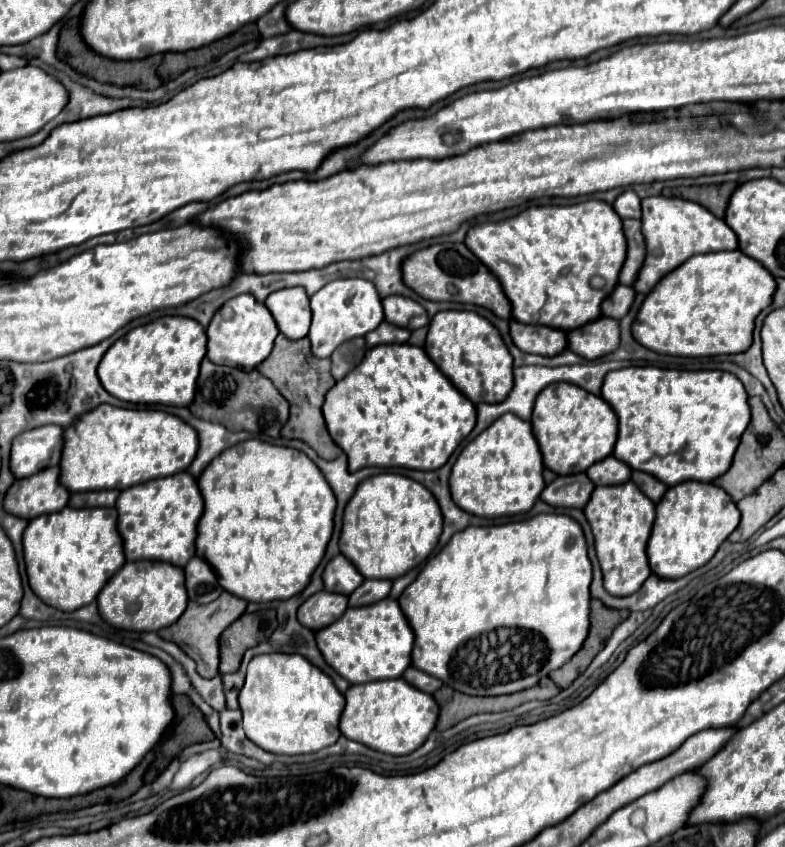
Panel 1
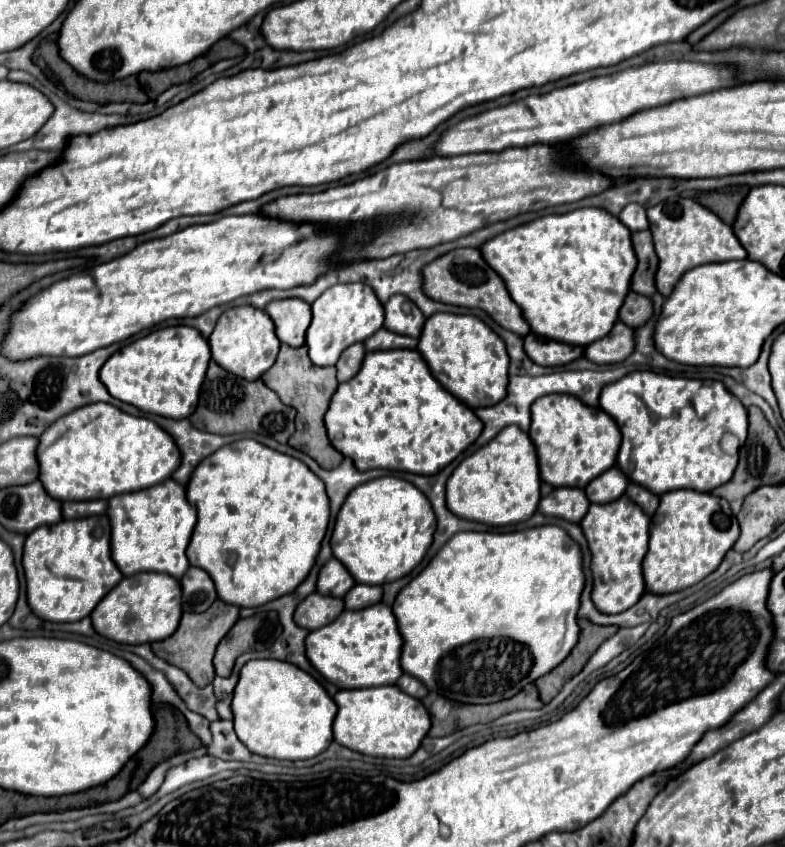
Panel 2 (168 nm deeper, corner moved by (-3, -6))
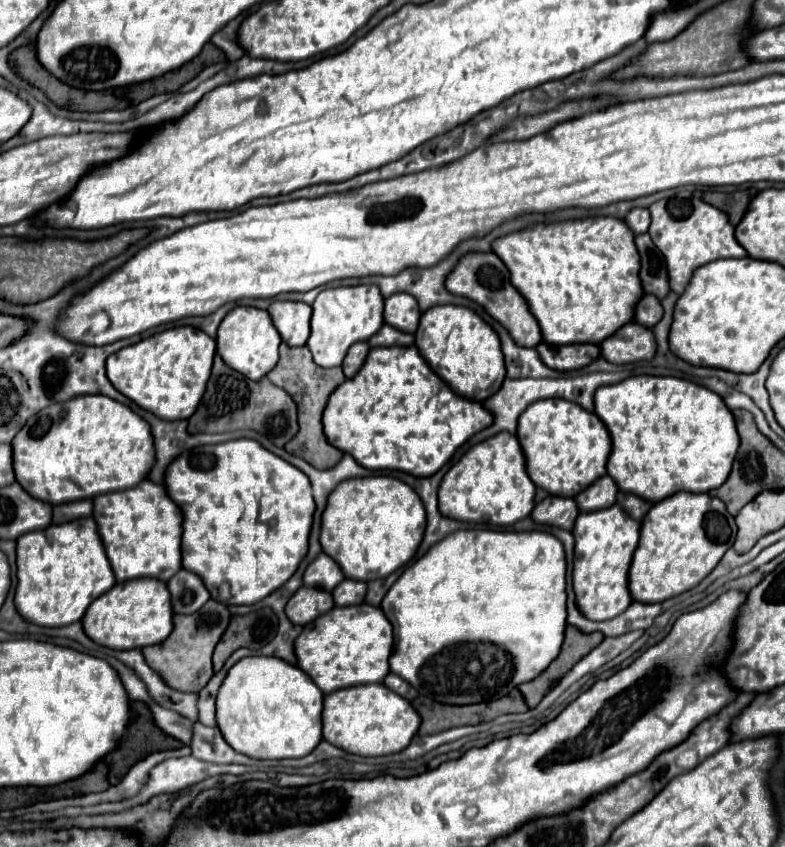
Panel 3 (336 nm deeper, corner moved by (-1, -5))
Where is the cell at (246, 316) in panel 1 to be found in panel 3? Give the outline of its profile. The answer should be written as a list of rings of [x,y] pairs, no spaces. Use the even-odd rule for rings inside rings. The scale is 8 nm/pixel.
[[[235,307],[231,309],[225,319],[221,321],[219,329],[217,329],[217,355],[235,371],[239,371],[241,375],[259,381],[261,377],[265,377],[277,363],[279,359],[279,343],[281,337],[277,333],[277,329],[271,323],[271,317],[267,311],[263,309],[255,309],[255,307]]]

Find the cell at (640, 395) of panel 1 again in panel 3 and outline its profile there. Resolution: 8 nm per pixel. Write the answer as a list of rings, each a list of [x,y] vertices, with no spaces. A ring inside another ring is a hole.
[[[627,377],[595,391],[595,413],[613,439],[607,473],[627,493],[657,503],[677,491],[709,493],[729,477],[739,447],[735,419],[725,401],[703,385],[679,377]]]

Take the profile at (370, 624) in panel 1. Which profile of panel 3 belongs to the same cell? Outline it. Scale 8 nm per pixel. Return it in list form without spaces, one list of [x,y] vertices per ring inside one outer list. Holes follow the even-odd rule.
[[[369,603],[357,607],[333,607],[333,611],[305,625],[295,641],[297,667],[303,669],[325,695],[353,685],[383,683],[385,675],[389,675],[391,651],[393,627],[381,607]]]

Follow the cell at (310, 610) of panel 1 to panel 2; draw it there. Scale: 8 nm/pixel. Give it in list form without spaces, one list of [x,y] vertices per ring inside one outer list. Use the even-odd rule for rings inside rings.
[[[313,592],[303,602],[299,602],[295,610],[295,624],[307,630],[317,630],[321,626],[331,624],[341,612],[343,612],[343,600],[335,596],[323,596],[319,592]]]

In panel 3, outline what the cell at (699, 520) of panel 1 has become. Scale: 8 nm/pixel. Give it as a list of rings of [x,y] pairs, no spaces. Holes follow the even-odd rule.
[[[679,491],[655,503],[641,521],[641,543],[629,569],[629,589],[633,589],[635,601],[665,601],[681,595],[701,583],[713,567],[721,561],[721,555],[733,545],[735,525],[733,517],[725,509],[725,503],[709,497],[707,493]]]

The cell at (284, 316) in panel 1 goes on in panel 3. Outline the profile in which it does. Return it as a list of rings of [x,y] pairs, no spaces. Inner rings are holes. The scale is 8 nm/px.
[[[273,301],[269,305],[269,315],[279,331],[281,339],[291,347],[305,345],[309,337],[309,319],[311,307],[307,303],[297,301]]]

